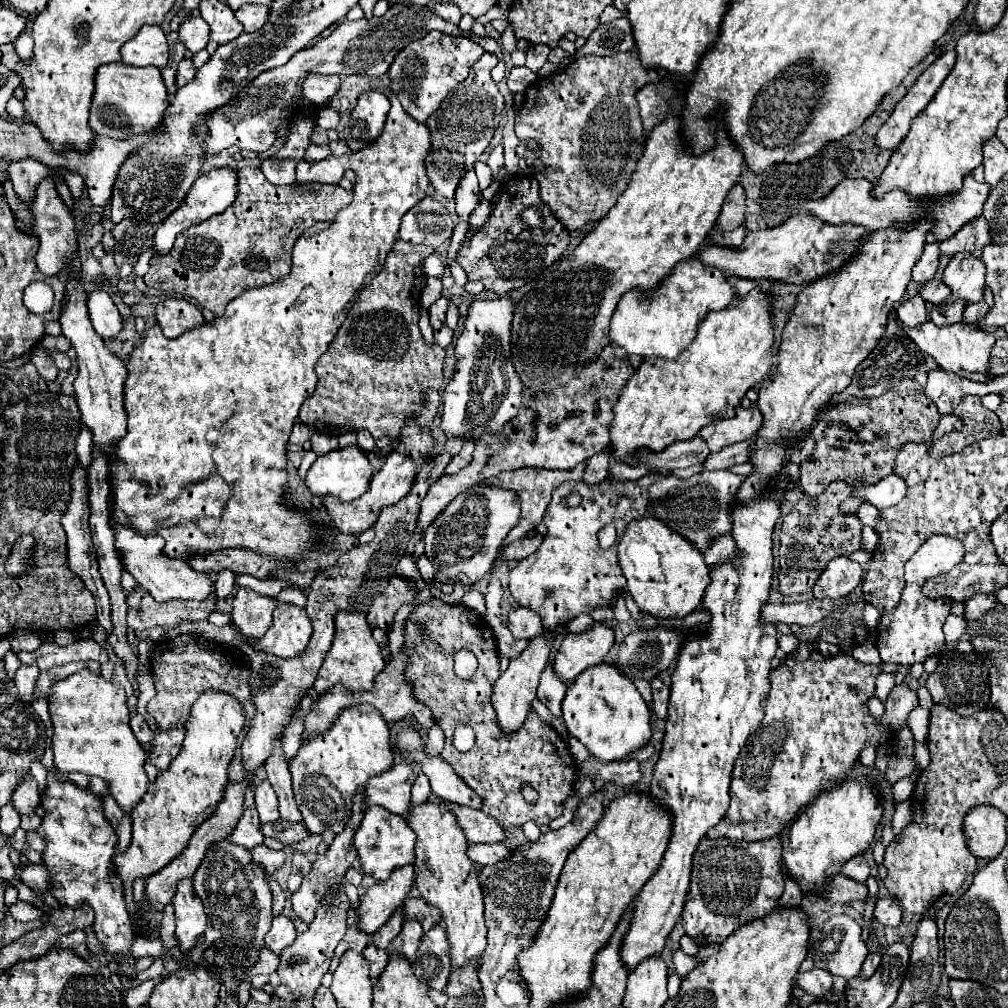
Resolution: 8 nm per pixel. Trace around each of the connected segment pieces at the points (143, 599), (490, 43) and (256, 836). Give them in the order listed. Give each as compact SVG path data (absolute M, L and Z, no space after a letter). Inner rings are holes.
M136 587L134 591L128 593L126 603L128 603L128 617L126 623L132 631L142 631L150 627L164 627L172 629L178 625L180 619L190 619L190 621L204 621L212 609L214 609L216 599L206 599L206 601L168 601L168 603L156 603L144 587Z
M470 37L470 39L476 41L486 52L494 53L499 60L502 59L503 53L501 46L490 37Z
M254 803L244 805L244 813L240 821L236 823L230 839L240 839L240 845L244 847L256 847L264 843L264 833L260 831L260 819Z

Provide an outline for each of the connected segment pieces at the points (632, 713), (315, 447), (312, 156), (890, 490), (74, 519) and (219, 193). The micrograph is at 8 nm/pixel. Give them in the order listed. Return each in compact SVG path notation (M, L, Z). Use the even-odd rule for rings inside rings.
M598 663L596 667L586 669L576 677L576 681L568 687L566 697L562 701L562 717L566 721L568 733L580 739L580 743L586 745L586 749L596 755L602 761L614 761L624 759L628 753L640 749L650 739L650 709L638 689L632 681L626 679L626 675L616 667L616 663Z
M316 431L314 435L312 435L310 442L312 451L318 456L324 455L338 447L338 439L336 439L336 437L326 435L326 433L321 431Z
M310 143L310 147L306 149L304 159L306 159L306 161L322 161L322 159L326 159L326 157L330 157L330 155L332 155L332 151L330 151L328 145Z
M892 473L892 475L884 477L884 481L876 483L876 485L856 487L851 496L868 499L868 503L872 503L878 509L888 509L888 507L900 503L900 499L904 499L904 491L906 491L904 479L900 479L898 475Z
M80 463L74 465L74 471L70 475L70 501L68 501L68 507L62 515L62 527L66 531L66 537L68 537L68 565L70 569L82 577L84 585L90 589L90 593L94 595L96 599L96 613L98 613L98 623L106 629L106 631L112 631L112 621L110 621L110 599L108 599L108 591L100 579L100 571L96 567L96 549L94 549L94 543L92 543L92 533L90 533L90 527L88 527L88 517L90 517L90 511L88 511L88 485L86 485L86 471Z
M212 169L204 175L200 175L192 183L192 187L186 193L184 201L180 203L180 207L158 225L158 229L154 233L154 255L166 255L172 249L174 239L180 231L188 229L192 225L198 225L198 223L210 219L216 213L222 213L226 207L232 205L234 199L236 199L236 173L234 171L230 171L230 169Z

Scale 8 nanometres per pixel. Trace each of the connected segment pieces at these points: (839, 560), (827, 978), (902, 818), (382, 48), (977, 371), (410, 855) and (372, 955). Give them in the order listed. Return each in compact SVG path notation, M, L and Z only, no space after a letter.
M834 557L822 571L812 593L818 599L846 597L850 591L854 591L862 583L862 573L864 571L860 563L848 557Z
M810 969L798 975L798 985L804 989L804 993L812 997L826 995L832 989L832 973L824 969Z
M910 799L906 803L898 803L896 805L896 813L892 819L892 829L894 829L894 837L900 839L900 831L904 831L904 827L908 827L908 823L912 823L912 803Z
M390 5L382 17L342 21L332 35L320 39L308 49L298 51L286 65L260 73L248 87L244 87L236 99L212 111L206 119L208 133L202 141L204 153L212 155L228 149L230 145L238 145L240 149L256 153L268 151L276 141L276 127L282 121L282 111L296 109L298 101L302 99L302 81L306 77L306 71L320 75L382 75L388 71L400 49L432 29L448 35L462 35L458 25L448 23L430 7L420 5Z
M926 321L920 327L908 329L904 327L906 335L928 355L934 357L934 361L952 373L964 375L968 379L976 379L980 383L990 383L996 377L988 373L988 359L990 359L990 351L992 351L992 343L996 341L996 337L992 333L986 333L982 329L974 329L968 327L964 323L954 323L954 325L946 325L946 327L936 327L932 321Z
M368 807L354 835L354 845L358 849L362 871L372 875L376 881L386 881L396 867L402 867L414 861L416 833L408 827L408 821L404 817L384 811L382 807Z
M368 943L362 953L364 953L366 961L370 963L370 979L372 979L372 983L376 983L378 977L380 977L380 973L384 971L384 967L388 963L388 953L382 951L382 949L378 949L378 947L374 947L372 943Z

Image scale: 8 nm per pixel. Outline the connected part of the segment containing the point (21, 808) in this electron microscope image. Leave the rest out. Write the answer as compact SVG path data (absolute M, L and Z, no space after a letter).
M26 775L24 781L14 789L10 803L16 807L16 811L20 815L34 811L34 807L40 803L40 791L38 791L38 783L32 775Z

